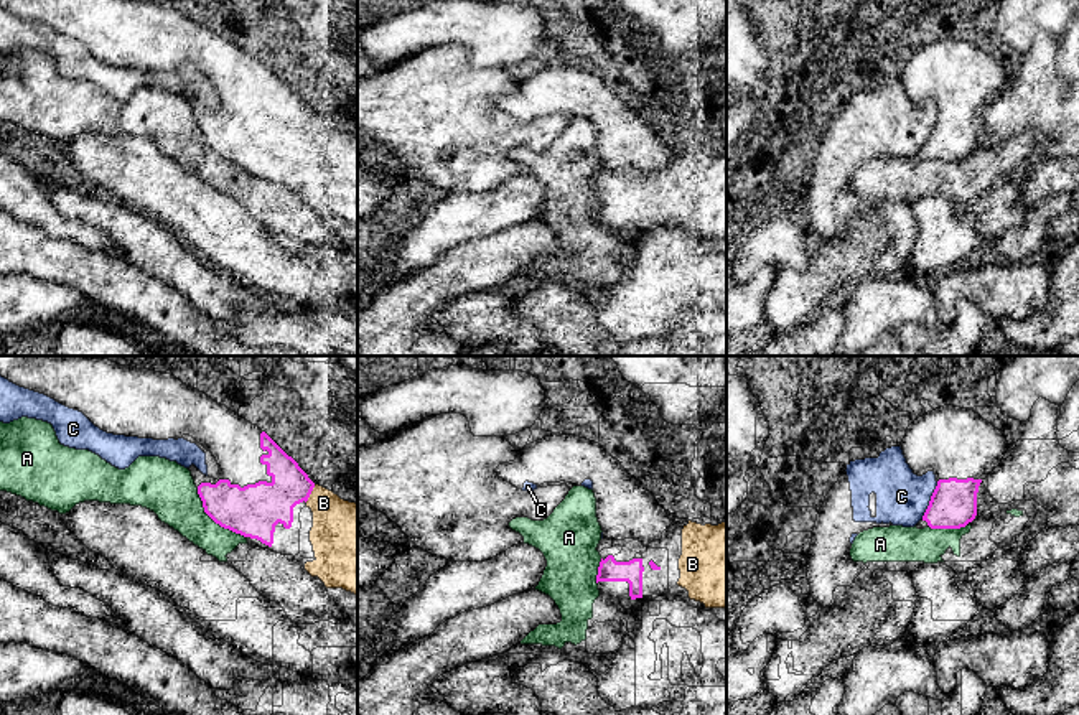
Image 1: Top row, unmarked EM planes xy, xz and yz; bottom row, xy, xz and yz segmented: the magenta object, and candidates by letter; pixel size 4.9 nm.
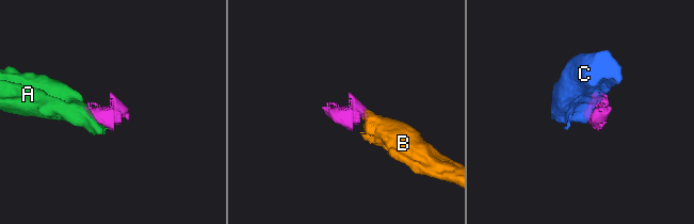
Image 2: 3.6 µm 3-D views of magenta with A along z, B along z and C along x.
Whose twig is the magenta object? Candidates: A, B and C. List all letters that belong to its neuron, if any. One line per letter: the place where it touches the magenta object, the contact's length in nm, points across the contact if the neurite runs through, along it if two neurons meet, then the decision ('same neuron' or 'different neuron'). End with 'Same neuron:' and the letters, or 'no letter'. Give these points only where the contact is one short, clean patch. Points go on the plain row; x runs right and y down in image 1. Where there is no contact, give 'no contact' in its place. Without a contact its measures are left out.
A: contact xy (210, 147); length 300 nm; different neuron
B: contact xy (310, 124); length 100 nm; same neuron
C: contact yz (931, 130); length 200 nm; border yz (938, 112), (921, 149); different neuron
Same neuron: B

